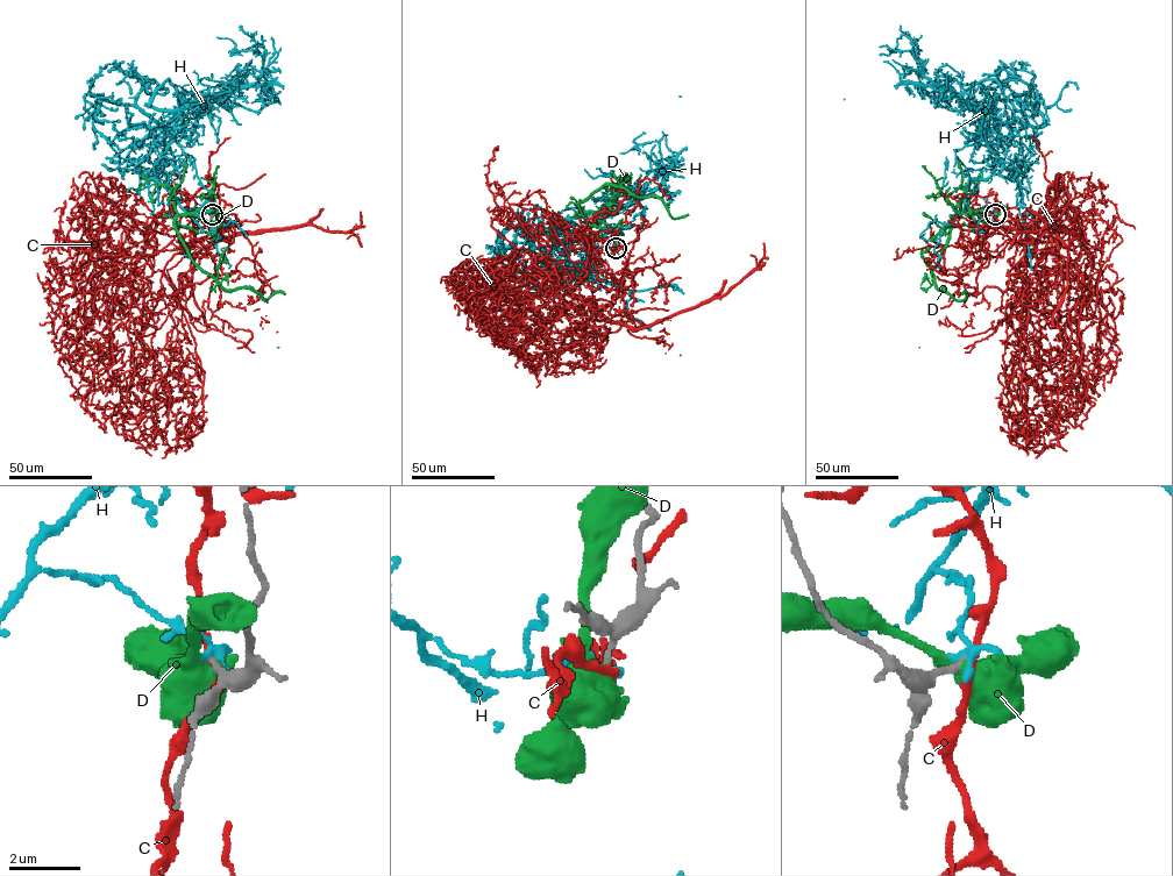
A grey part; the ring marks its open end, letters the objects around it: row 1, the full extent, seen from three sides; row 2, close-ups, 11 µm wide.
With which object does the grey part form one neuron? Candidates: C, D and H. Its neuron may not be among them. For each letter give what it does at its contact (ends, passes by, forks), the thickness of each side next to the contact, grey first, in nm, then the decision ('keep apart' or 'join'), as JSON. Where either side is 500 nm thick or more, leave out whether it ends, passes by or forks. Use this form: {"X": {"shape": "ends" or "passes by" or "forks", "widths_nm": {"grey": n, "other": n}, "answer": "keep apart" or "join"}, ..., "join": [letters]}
{"C": {"shape": "passes by", "widths_nm": {"grey": 190, "other": 220}, "answer": "keep apart"}, "D": {"shape": "passes by", "widths_nm": {"grey": 200, "other": 440}, "answer": "keep apart"}, "H": {"shape": "ends", "widths_nm": {"grey": 190, "other": 320}, "answer": "keep apart"}, "join": []}

